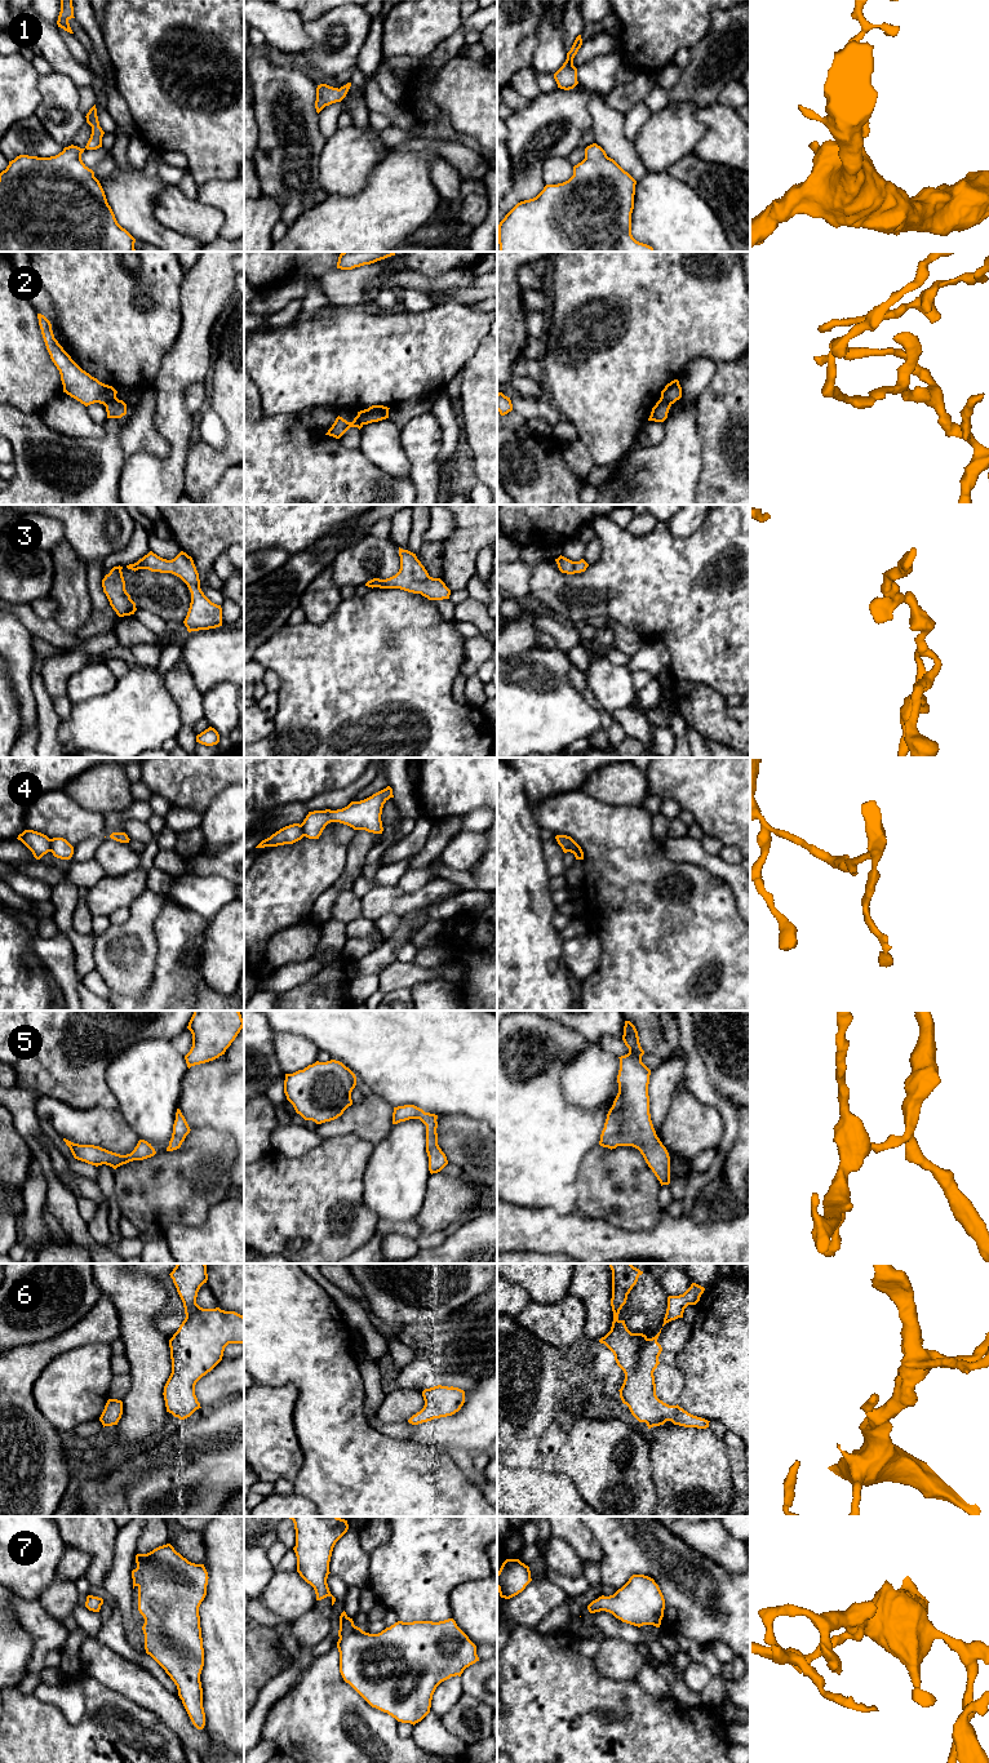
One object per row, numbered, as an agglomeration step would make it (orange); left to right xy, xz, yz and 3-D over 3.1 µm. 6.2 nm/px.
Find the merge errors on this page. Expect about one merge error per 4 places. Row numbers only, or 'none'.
2, 4

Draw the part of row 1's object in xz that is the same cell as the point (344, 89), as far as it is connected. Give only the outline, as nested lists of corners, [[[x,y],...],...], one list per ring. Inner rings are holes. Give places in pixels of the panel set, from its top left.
[[[347,83],[340,89],[329,86],[327,84],[318,85],[316,101],[315,101],[316,112],[319,114],[325,106],[329,106],[336,102],[341,102],[346,97],[350,86],[351,86],[351,83]]]

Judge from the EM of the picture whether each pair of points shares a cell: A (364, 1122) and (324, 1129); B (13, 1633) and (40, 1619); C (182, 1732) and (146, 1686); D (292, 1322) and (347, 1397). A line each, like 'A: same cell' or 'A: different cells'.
A: same cell
B: different cells
C: same cell
D: same cell

